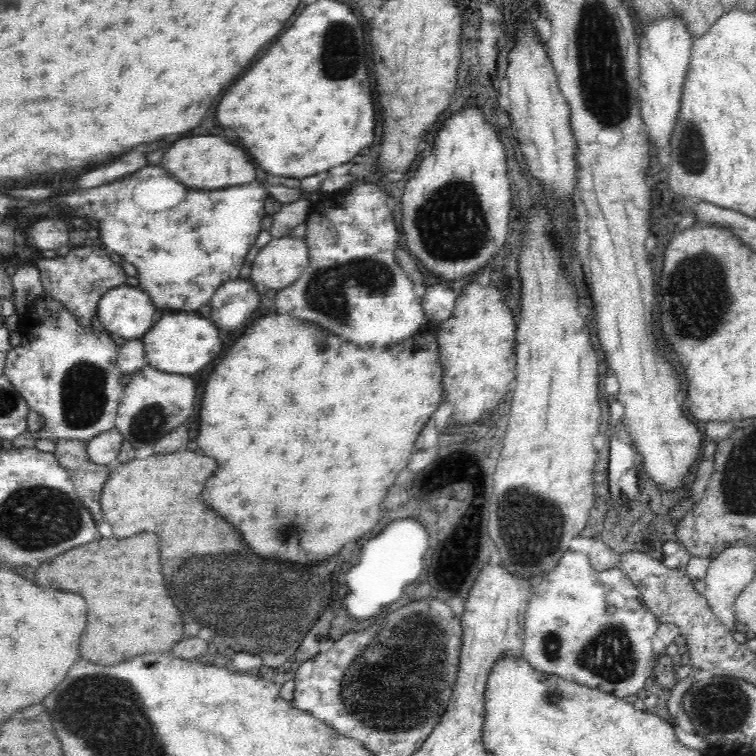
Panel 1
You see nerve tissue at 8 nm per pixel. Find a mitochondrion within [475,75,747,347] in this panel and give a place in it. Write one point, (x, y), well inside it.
(699, 299)

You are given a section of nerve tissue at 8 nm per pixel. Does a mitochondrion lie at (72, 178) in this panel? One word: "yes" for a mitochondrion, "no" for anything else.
no

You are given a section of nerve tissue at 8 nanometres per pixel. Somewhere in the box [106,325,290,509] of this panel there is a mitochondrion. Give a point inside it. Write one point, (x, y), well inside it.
(148, 422)

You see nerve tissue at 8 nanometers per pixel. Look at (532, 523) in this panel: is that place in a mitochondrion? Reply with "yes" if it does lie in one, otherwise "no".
yes

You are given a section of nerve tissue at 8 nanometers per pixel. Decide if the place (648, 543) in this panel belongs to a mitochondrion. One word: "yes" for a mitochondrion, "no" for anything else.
no

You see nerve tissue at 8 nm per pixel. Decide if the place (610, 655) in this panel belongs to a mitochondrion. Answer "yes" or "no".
yes

